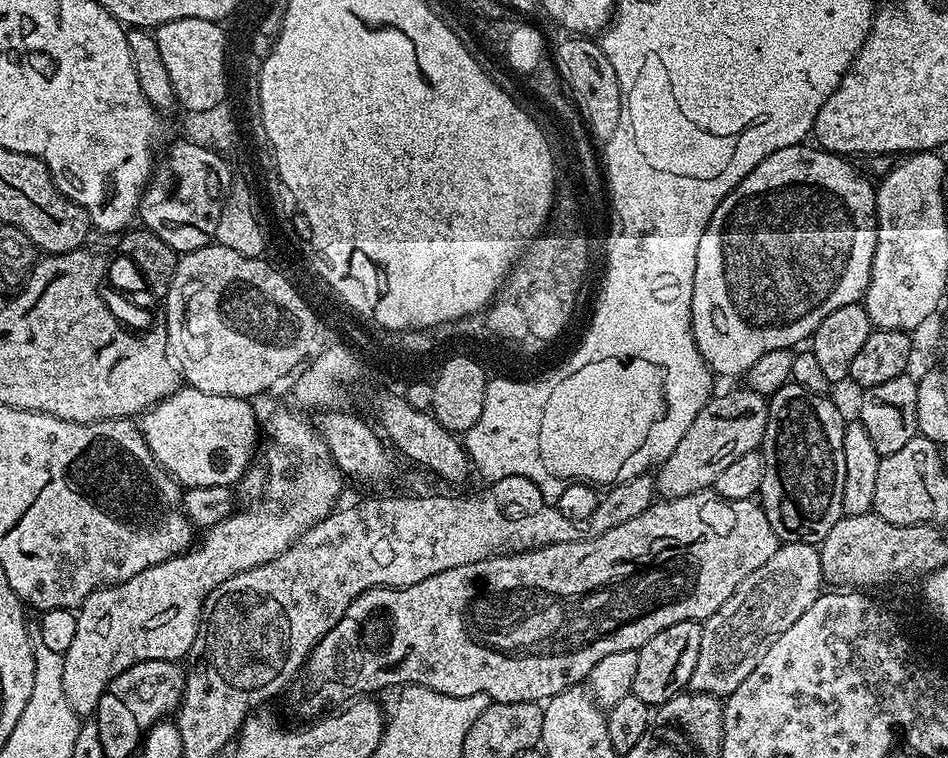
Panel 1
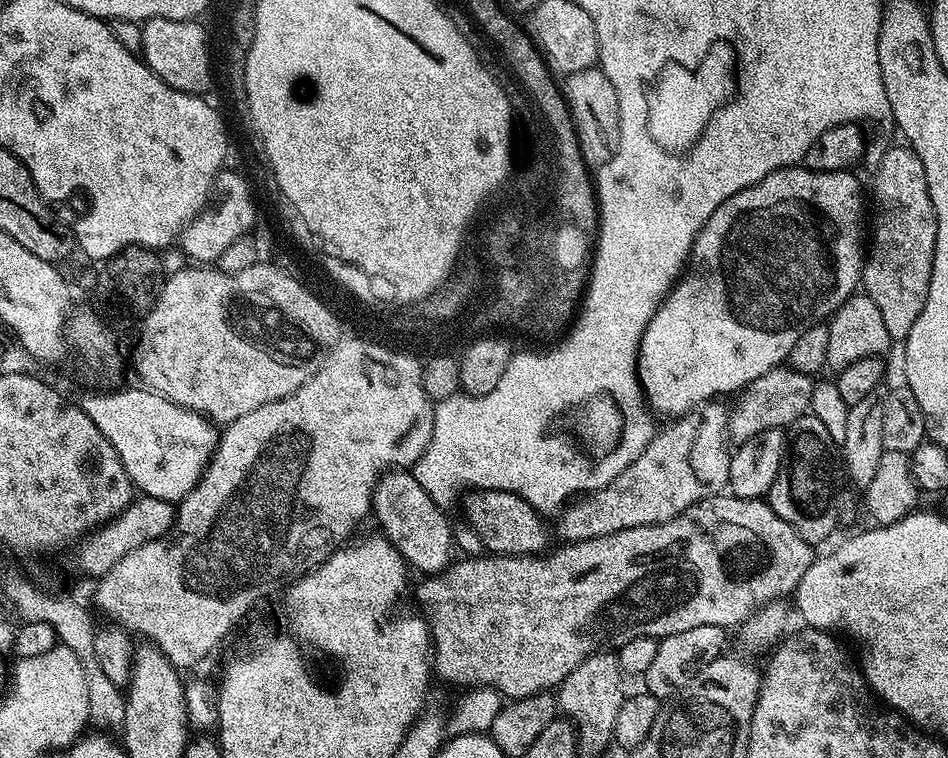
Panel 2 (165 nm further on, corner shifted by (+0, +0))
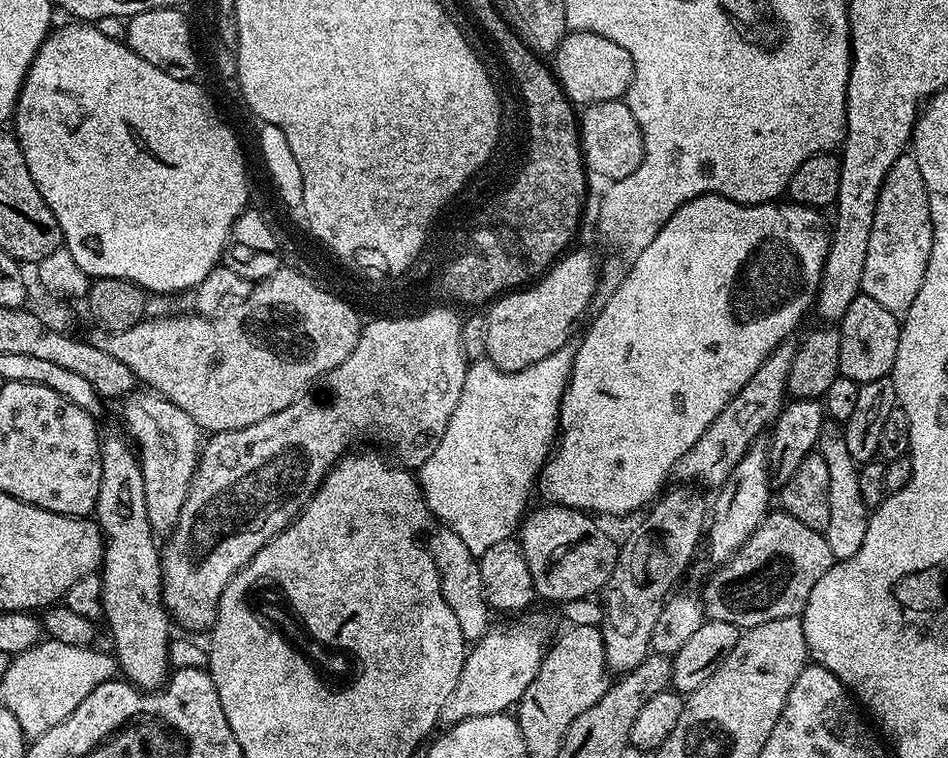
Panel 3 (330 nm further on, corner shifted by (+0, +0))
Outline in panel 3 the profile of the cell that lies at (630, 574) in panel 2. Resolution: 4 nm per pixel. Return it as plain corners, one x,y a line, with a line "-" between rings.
783,510
769,511
739,552
723,561
717,567
720,569
709,578
708,585
702,591
704,615
710,620
730,622
741,630
753,628
762,622
774,622
774,618
800,616
810,598
810,590
814,590
814,582
818,582
818,578
822,578
822,574
826,574
833,563
830,546
823,532
815,532
810,530
810,526
802,526
798,518

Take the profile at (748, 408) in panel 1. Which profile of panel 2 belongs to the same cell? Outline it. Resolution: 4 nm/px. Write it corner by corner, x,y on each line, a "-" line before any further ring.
784,364
754,378
754,382
750,382
747,388
739,393
740,401
729,411
728,435
731,443
739,446
768,429
789,427
809,411
814,384
811,375
796,371

